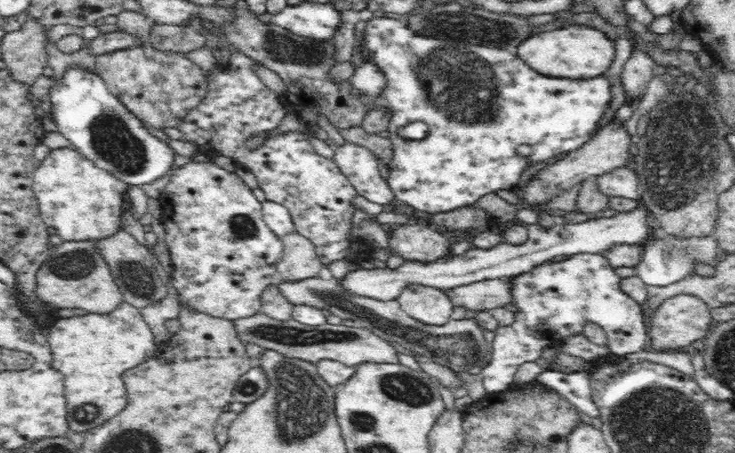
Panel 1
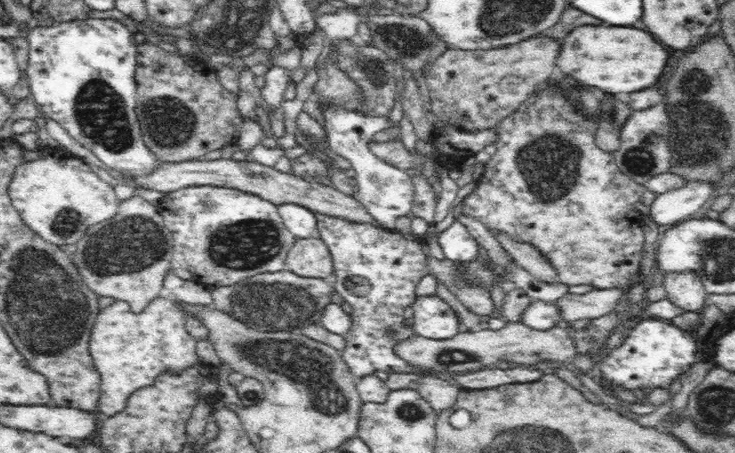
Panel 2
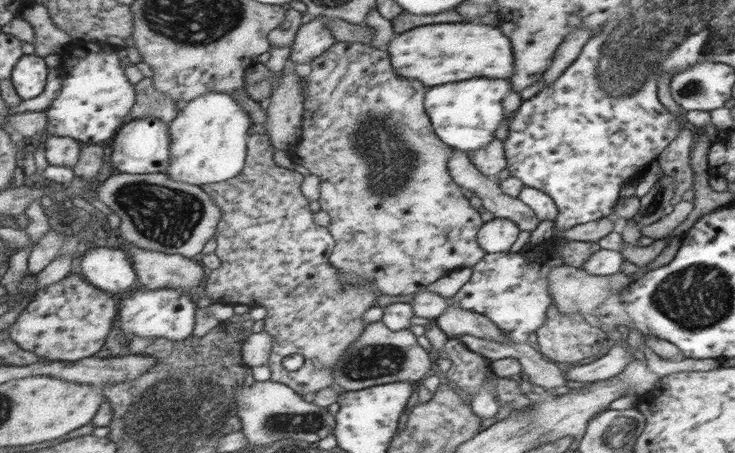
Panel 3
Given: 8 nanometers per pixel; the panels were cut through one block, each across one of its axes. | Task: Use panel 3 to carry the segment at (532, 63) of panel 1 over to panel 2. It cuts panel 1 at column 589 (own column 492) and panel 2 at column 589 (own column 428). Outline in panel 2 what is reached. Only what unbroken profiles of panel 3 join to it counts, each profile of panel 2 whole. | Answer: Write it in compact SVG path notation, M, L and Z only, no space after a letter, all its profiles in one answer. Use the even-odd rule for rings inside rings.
M578 26L564 38L556 56L556 65L582 86L586 84L618 94L654 86L666 66L666 60L668 52L644 30L620 26Z

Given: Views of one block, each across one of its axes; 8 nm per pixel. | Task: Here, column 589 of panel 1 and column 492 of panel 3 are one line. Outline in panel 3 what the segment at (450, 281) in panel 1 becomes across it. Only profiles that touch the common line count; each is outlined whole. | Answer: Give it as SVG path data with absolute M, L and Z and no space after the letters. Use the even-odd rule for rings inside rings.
M493 217L479 228L478 243L485 253L507 253L520 230L514 222Z

